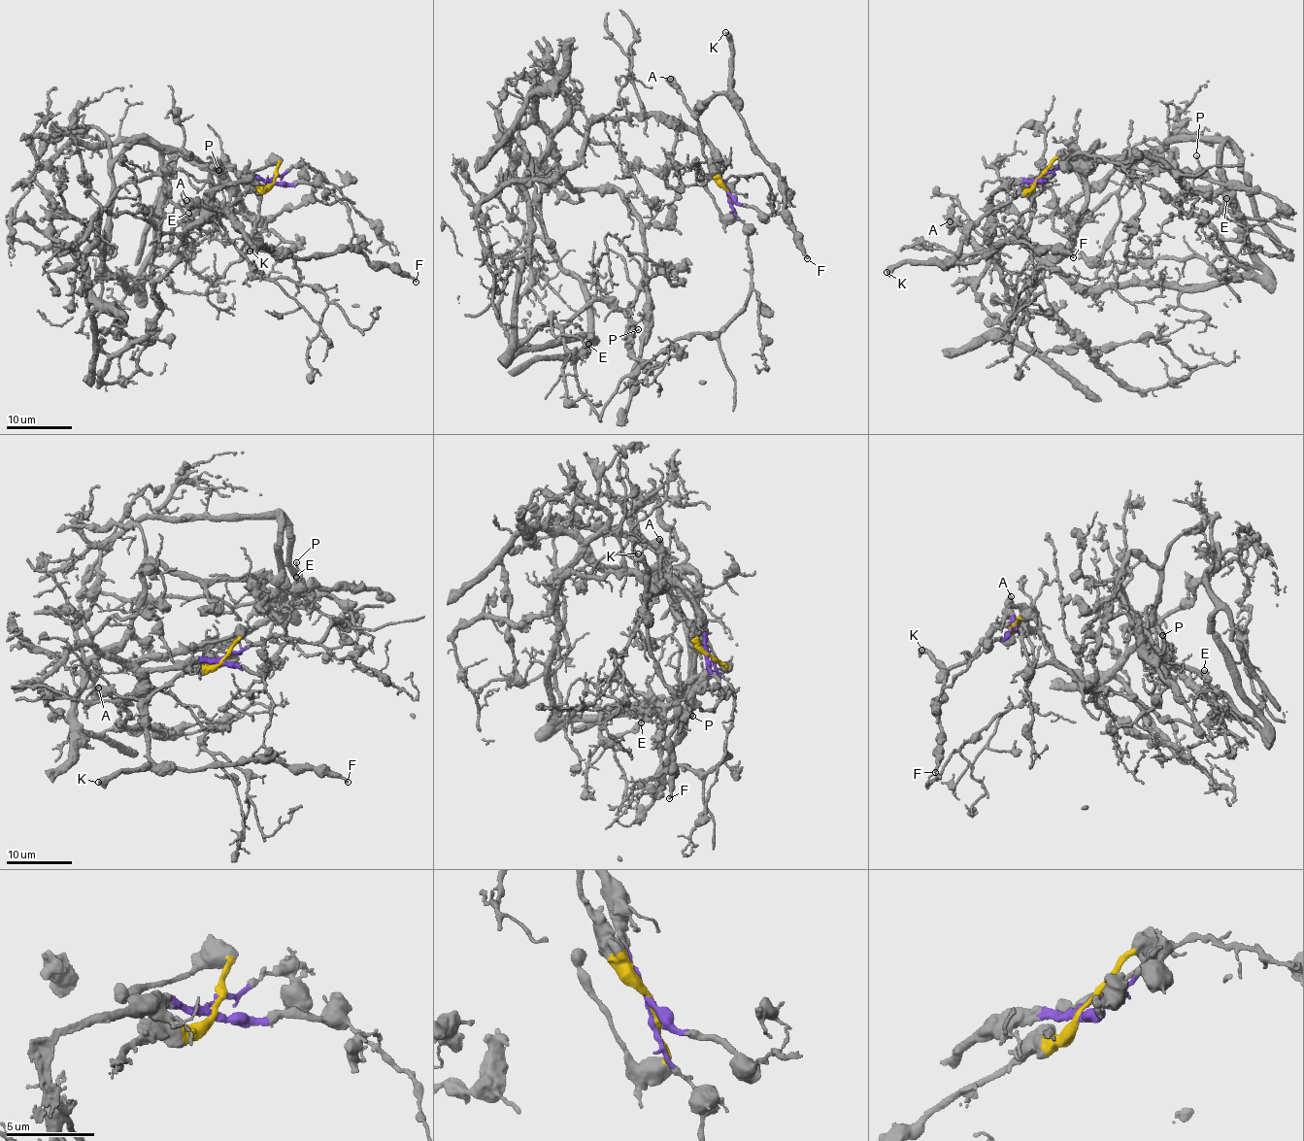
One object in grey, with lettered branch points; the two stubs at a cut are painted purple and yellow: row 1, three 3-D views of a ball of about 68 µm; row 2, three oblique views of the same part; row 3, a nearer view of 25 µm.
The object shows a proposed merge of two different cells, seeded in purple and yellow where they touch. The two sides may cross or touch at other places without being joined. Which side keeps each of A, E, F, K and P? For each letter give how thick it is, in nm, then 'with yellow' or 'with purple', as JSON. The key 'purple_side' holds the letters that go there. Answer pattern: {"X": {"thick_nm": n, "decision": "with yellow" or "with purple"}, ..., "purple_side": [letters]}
{"A": {"thick_nm": 700, "decision": "with yellow"}, "E": {"thick_nm": 550, "decision": "with purple"}, "F": {"thick_nm": 240, "decision": "with yellow"}, "K": {"thick_nm": 480, "decision": "with yellow"}, "P": {"thick_nm": 120, "decision": "with purple"}, "purple_side": ["E", "P"]}

